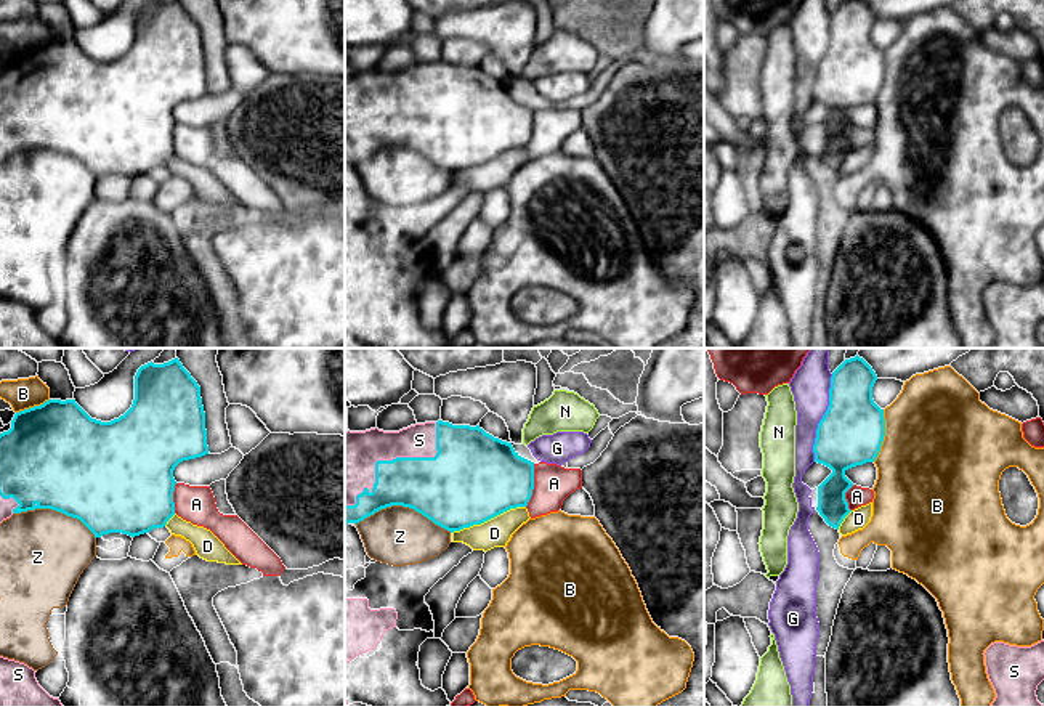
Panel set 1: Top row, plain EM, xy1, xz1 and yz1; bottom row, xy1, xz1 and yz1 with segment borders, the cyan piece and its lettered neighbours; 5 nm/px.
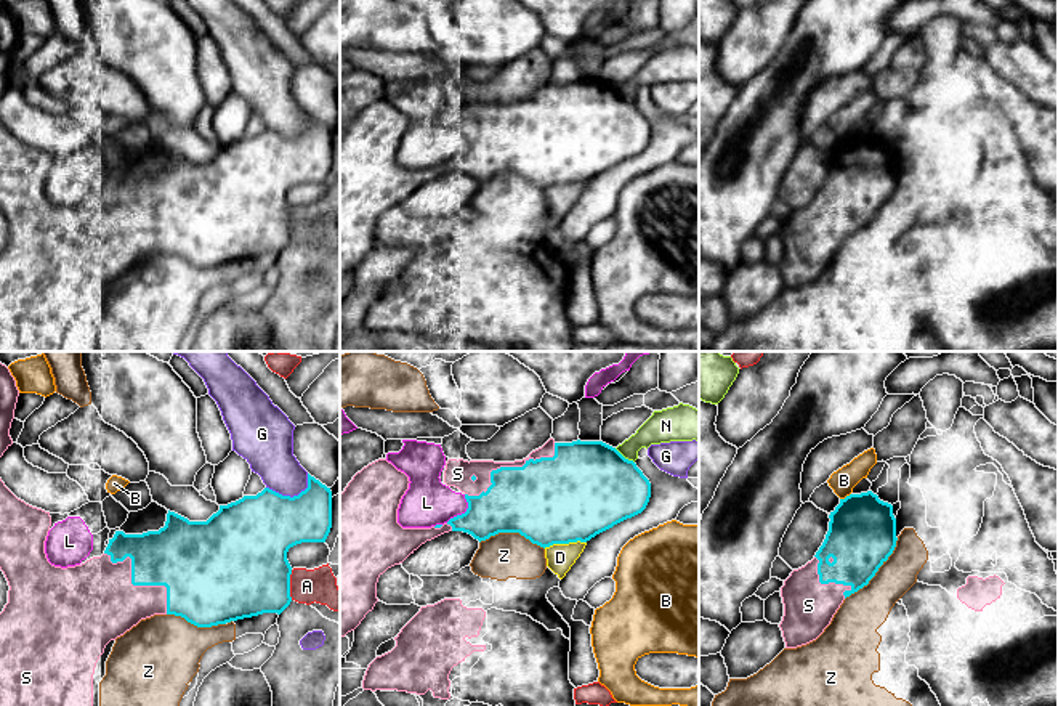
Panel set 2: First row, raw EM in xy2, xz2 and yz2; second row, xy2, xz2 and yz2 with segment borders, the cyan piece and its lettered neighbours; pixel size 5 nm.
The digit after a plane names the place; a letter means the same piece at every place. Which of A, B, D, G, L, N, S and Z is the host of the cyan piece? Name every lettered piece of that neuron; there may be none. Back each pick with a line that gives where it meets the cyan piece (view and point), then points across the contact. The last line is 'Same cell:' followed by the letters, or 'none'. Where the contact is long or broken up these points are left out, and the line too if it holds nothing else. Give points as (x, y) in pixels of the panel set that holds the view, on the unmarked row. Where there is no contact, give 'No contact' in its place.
S: Touches cyan at xz1 (393, 100)
Same cell: S

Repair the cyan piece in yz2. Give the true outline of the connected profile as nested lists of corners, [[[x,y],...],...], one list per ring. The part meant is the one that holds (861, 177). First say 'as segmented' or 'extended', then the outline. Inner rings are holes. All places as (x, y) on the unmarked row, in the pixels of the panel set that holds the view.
extended; [[[872,132],[840,140],[829,159],[829,172],[814,199],[794,210],[781,228],[784,257],[779,268],[785,289],[816,281],[830,265],[843,241],[867,226],[896,188],[893,146],[880,141]]]

